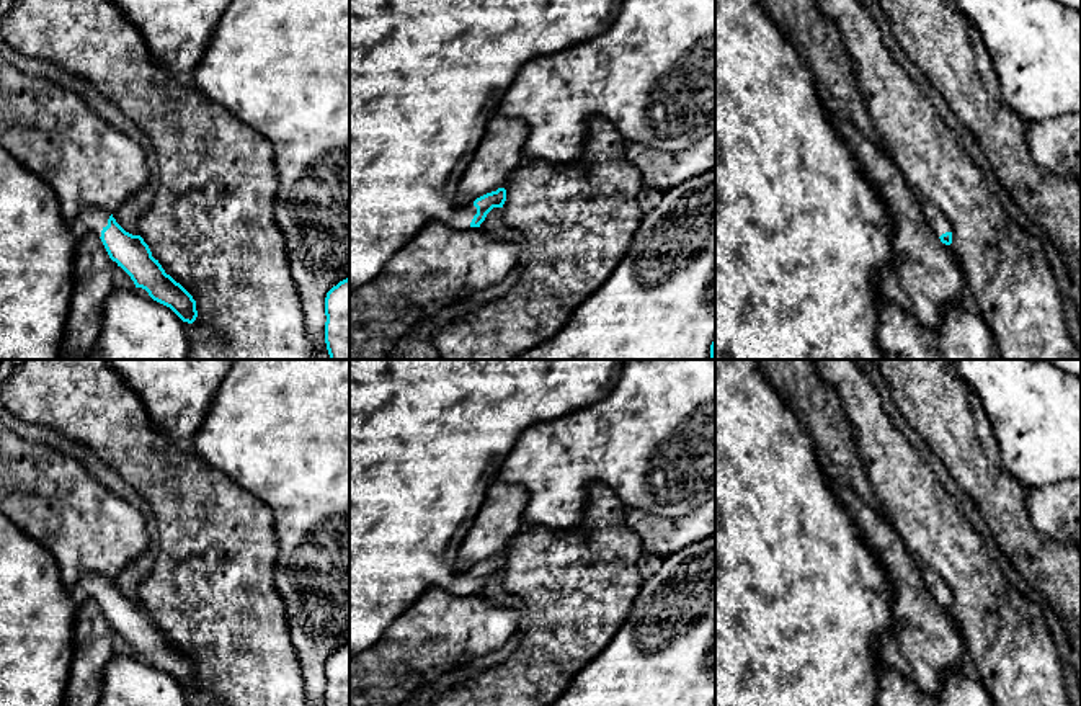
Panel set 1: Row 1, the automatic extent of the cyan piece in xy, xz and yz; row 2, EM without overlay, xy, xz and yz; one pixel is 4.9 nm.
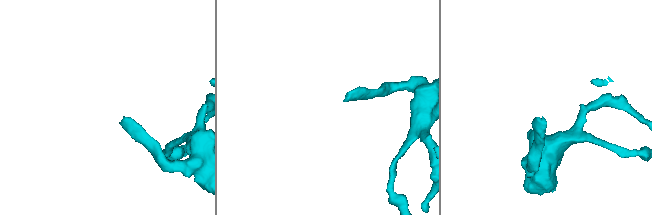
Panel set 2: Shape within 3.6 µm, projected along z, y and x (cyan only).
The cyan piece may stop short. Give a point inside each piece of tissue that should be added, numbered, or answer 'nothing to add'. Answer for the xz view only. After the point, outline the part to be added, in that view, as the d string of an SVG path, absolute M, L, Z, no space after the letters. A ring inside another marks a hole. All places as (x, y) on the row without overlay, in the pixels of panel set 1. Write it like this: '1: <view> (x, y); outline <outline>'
1: xz (427, 437); outline M349 360L349 659L374 646L382 637L389 624L411 603L415 603L425 590L439 587L449 590L454 595L470 593L470 588L477 580L477 574L474 569L467 572L457 572L454 567L456 556L460 549L462 539L470 531L472 523L483 505L488 487L496 480L496 474L503 461L518 443L521 433L531 425L558 418L604 399L616 387L622 364L624 360Z

